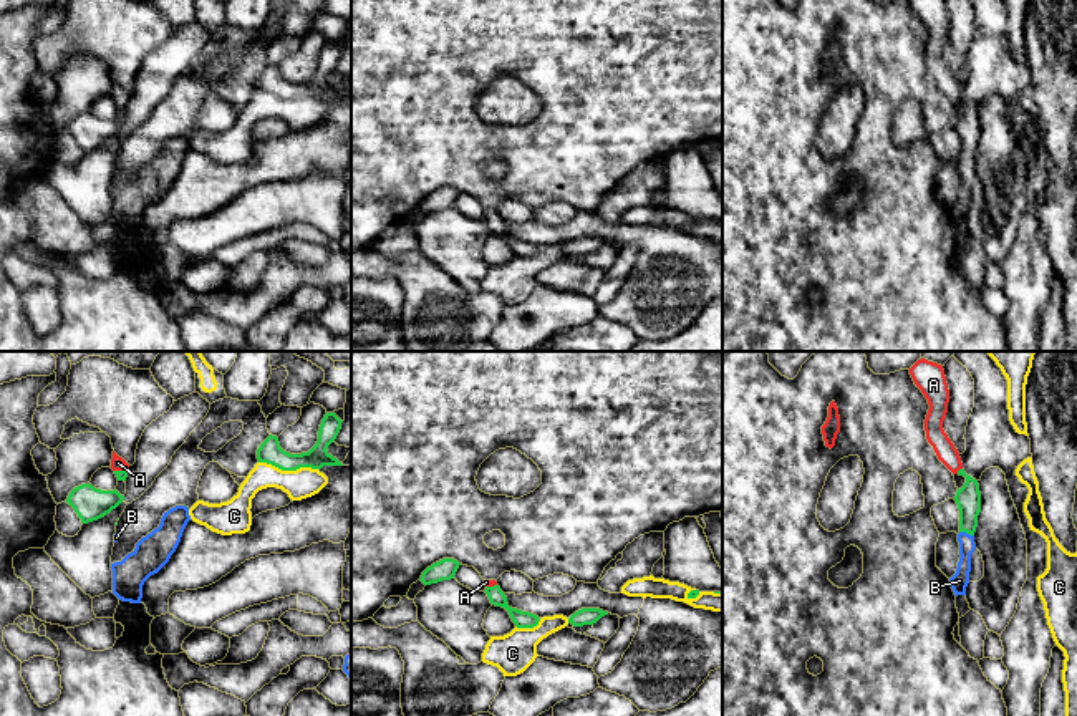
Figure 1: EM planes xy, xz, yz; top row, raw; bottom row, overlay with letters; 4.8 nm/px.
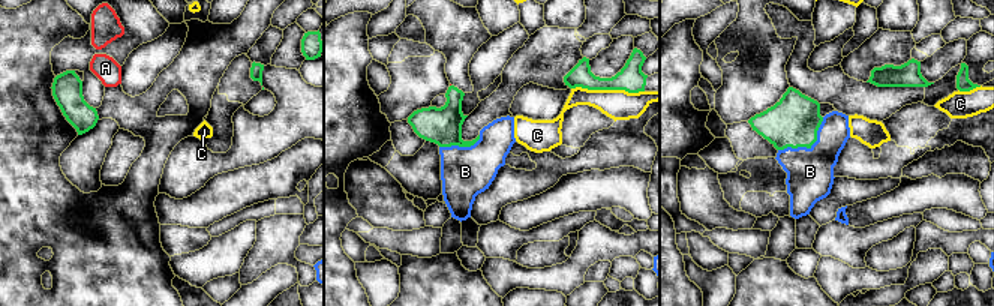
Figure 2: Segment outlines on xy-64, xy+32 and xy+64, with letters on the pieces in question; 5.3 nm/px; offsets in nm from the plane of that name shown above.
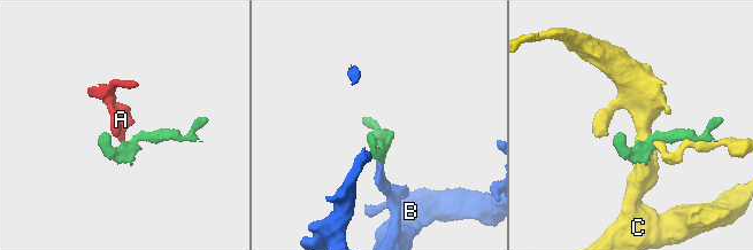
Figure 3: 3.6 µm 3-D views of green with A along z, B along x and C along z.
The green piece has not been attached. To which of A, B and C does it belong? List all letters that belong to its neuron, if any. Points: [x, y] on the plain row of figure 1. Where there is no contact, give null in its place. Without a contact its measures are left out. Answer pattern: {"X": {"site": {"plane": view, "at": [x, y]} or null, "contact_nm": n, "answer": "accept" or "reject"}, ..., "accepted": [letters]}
{"A": {"site": {"plane": "yz", "at": [958, 100]}, "contact_nm": 40, "answer": "accept"}, "B": {"site": {"plane": "yz", "at": [966, 161]}, "contact_nm": 80, "answer": "accept"}, "C": {"site": {"plane": "xy", "at": [289, 98]}, "contact_nm": 300, "answer": "reject"}, "accepted": ["A", "B"]}

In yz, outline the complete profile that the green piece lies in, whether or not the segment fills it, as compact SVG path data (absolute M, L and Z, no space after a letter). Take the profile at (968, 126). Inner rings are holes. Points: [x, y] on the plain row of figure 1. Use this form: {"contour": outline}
{"contour": "M910 0L915 13L928 28L930 38L925 48L926 68L933 75L938 88L953 101L966 106L966 111L958 118L954 129L959 138L959 191L956 202L949 207L954 224L966 224L971 201L971 182L976 177L974 161L978 144L981 141L981 121L976 108L968 104L958 78L943 58L943 50L948 41L949 18L944 0Z"}

